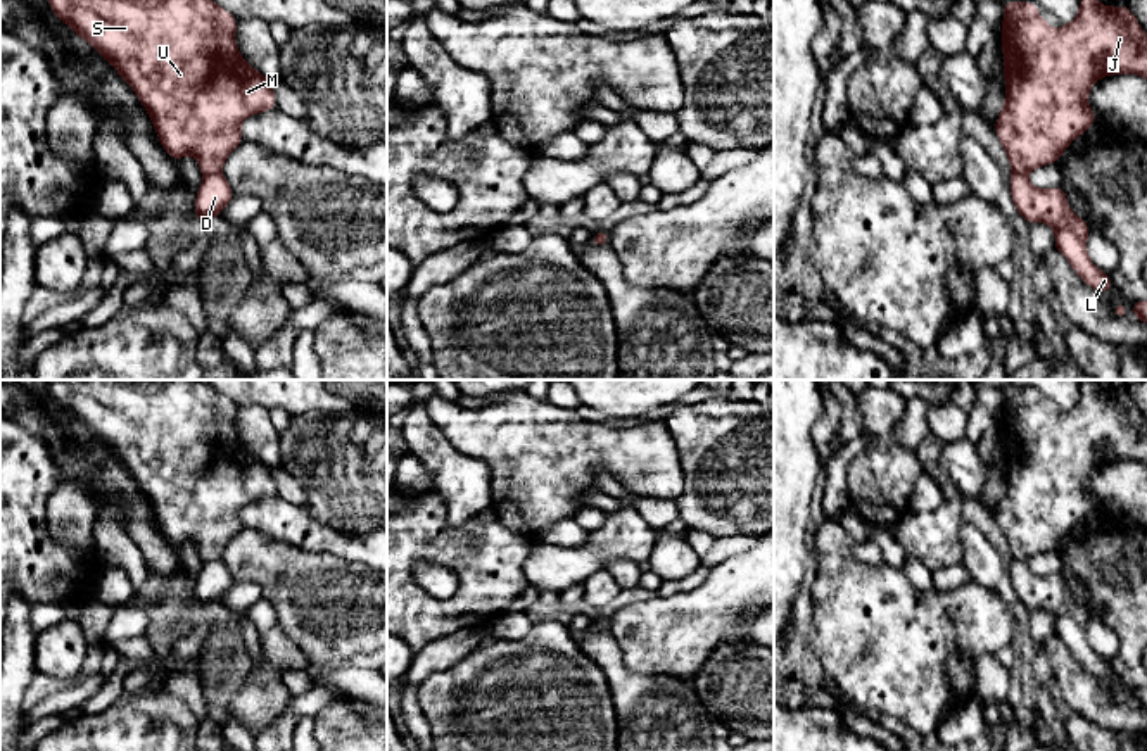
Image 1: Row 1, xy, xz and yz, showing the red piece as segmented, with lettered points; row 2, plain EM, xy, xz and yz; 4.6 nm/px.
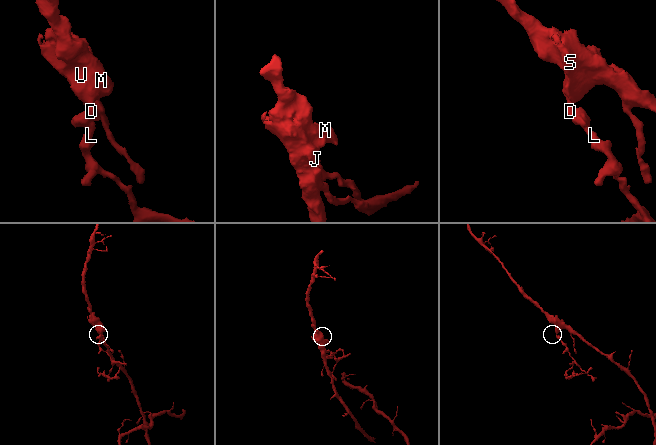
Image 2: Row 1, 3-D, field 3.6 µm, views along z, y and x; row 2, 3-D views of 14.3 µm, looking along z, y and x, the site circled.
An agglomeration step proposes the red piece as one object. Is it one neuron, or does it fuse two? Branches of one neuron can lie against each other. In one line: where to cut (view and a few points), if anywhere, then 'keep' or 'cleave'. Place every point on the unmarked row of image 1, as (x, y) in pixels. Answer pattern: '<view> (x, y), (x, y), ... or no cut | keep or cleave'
xy (220, 558), (204, 565) | cleave

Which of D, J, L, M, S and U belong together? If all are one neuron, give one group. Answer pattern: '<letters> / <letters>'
D L / J M S U

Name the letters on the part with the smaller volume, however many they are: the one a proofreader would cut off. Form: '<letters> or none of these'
D, L

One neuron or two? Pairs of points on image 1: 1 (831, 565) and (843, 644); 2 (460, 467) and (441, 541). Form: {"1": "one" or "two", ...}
{"1": "one", "2": "two"}

